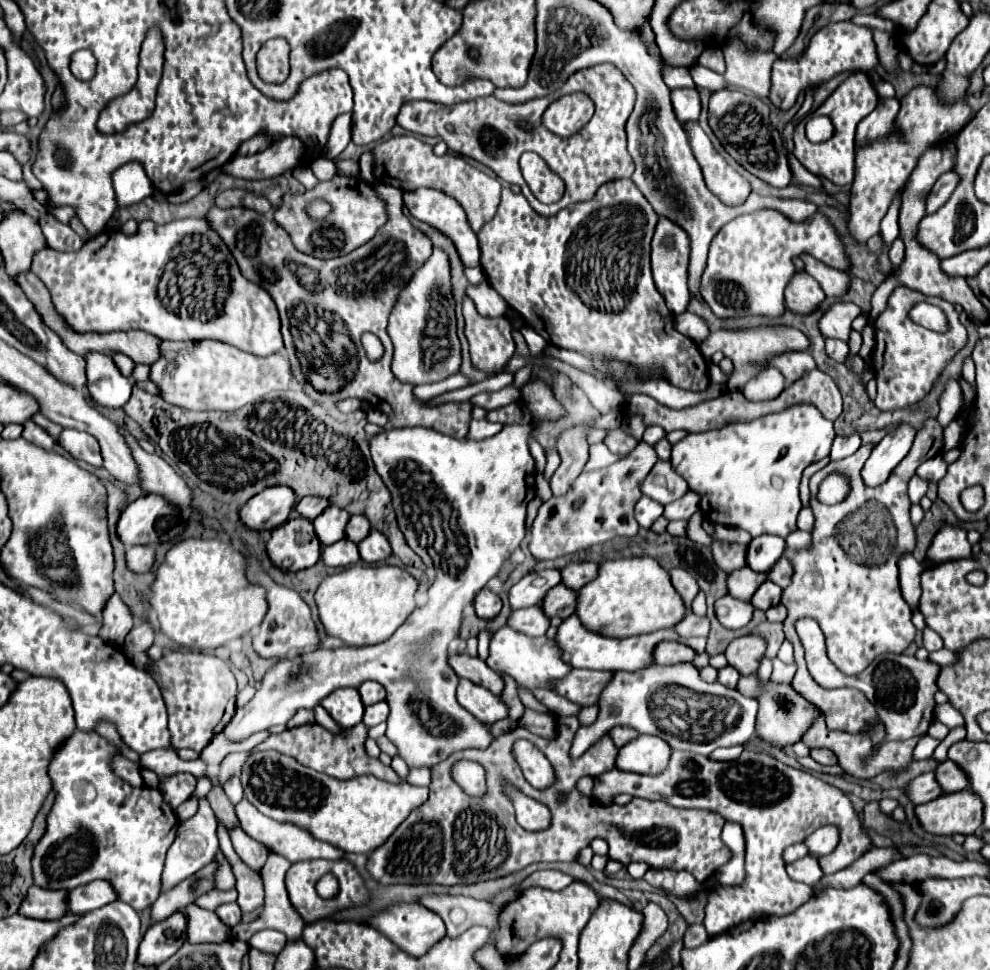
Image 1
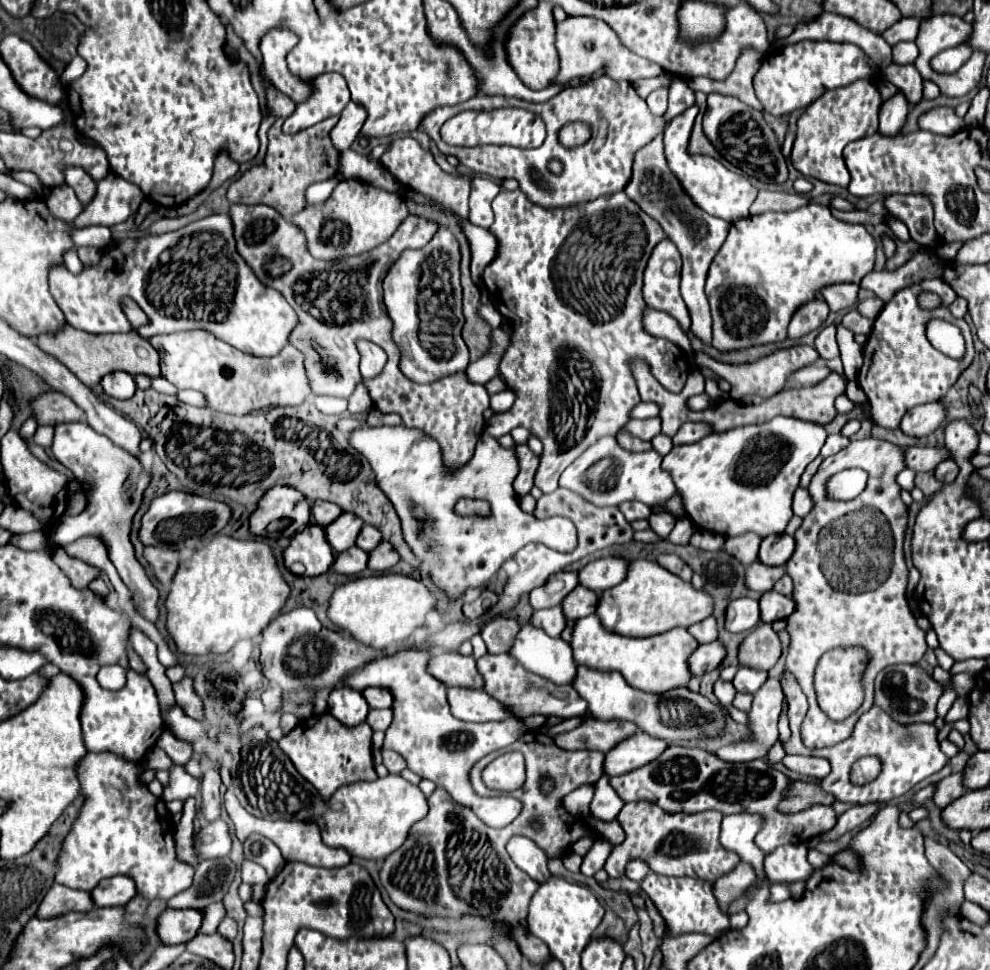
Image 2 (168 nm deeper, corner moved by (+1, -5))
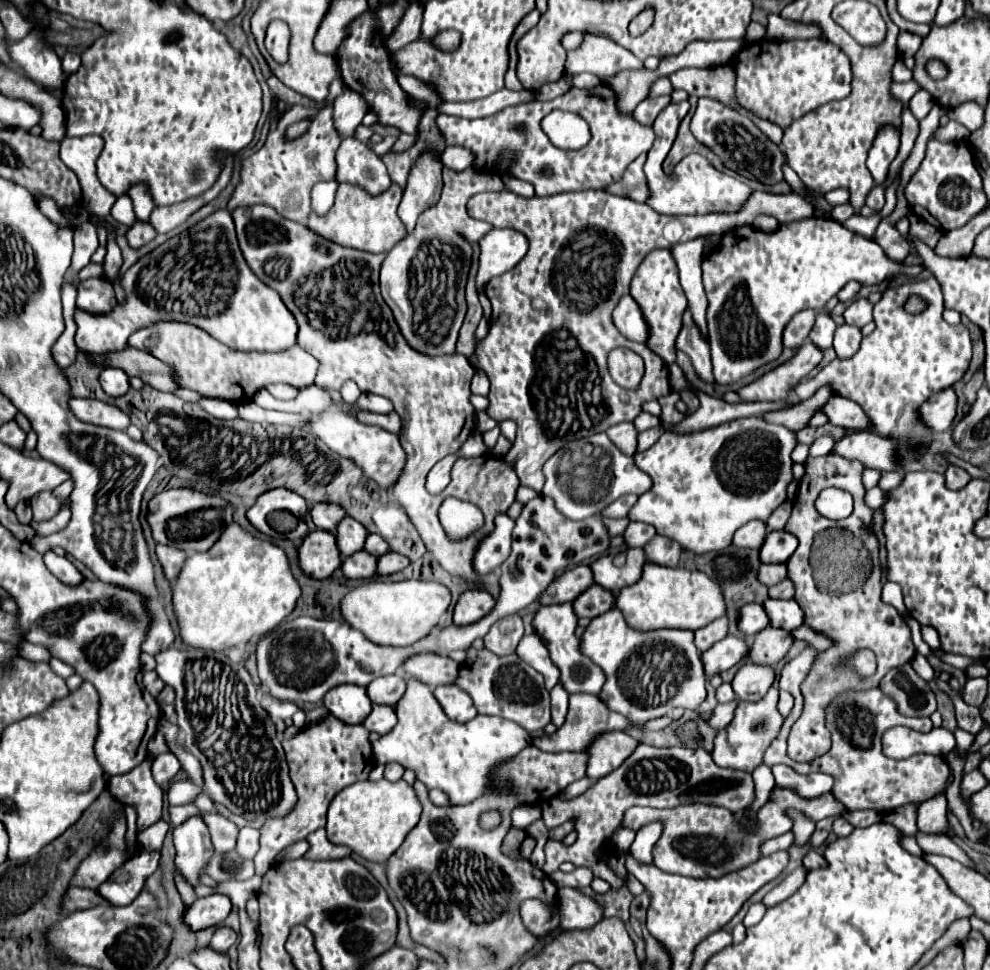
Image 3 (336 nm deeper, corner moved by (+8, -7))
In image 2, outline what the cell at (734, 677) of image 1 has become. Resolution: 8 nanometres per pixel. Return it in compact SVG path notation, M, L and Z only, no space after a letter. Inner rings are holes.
M741 667L733 679L733 685L739 693L755 693L765 683L765 679L767 679L765 671Z

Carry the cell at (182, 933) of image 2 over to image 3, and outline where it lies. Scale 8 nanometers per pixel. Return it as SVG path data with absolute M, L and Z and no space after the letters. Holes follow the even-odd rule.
M214 893L210 897L198 899L190 909L184 911L184 921L190 925L192 931L200 931L212 925L222 923L232 911L232 903L226 895Z

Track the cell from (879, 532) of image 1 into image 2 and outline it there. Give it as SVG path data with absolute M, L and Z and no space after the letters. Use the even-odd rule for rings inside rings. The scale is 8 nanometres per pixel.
M869 437L869 439L853 440L853 443L847 449L843 449L841 453L827 457L809 483L809 495L813 497L815 505L803 517L803 523L795 533L795 553L791 555L791 559L785 565L787 575L793 579L793 601L795 601L795 611L787 617L787 633L791 637L791 643L789 643L789 653L785 659L785 669L795 675L799 687L803 689L803 693L809 699L809 711L807 711L807 717L801 725L801 737L803 737L803 743L811 749L835 745L853 733L853 727L855 727L855 721L859 719L859 715L863 715L865 711L869 711L873 707L873 679L883 667L897 665L897 663L917 663L923 657L923 653L927 651L925 633L917 627L915 617L913 617L909 603L907 603L907 597L905 597L909 571L905 565L903 543L905 543L909 513L907 513L907 505L901 501L901 487L895 483L895 475L899 471L903 471L905 467L907 467L905 451L885 440ZM849 467L859 467L859 469L867 471L869 479L867 479L865 491L847 503L827 501L825 499L825 481L835 471L849 469ZM895 523L897 523L897 565L891 565L893 553L895 553L895 531L893 531ZM837 647L863 647L869 655L869 661L865 665L863 679L861 679L863 691L865 691L865 701L859 707L859 711L855 711L855 715L847 717L841 723L827 719L823 715L823 711L819 711L817 695L815 695L815 687L813 687L815 669L817 669L819 659L827 651L837 649Z

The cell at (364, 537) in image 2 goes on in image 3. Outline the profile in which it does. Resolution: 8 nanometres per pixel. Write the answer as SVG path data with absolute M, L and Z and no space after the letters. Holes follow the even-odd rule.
M370 535L368 537L368 541L366 541L366 547L364 547L368 553L372 553L372 555L376 555L376 557L380 557L380 555L384 555L384 553L388 553L390 551L390 547L388 547L388 543L380 537L380 535Z

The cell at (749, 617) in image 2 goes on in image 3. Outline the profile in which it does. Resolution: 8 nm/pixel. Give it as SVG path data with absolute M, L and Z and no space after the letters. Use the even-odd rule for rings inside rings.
M744 605L744 609L740 609L740 621L738 621L738 627L742 629L744 635L756 635L760 633L762 629L766 629L770 625L770 619L768 615L764 613L764 607L762 605Z

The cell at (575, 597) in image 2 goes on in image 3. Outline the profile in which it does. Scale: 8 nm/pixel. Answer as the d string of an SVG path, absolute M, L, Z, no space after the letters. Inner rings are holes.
M592 585L588 587L576 601L574 601L574 609L576 609L576 615L578 617L588 617L588 619L594 619L606 611L610 611L614 607L614 593L604 589L602 585Z

